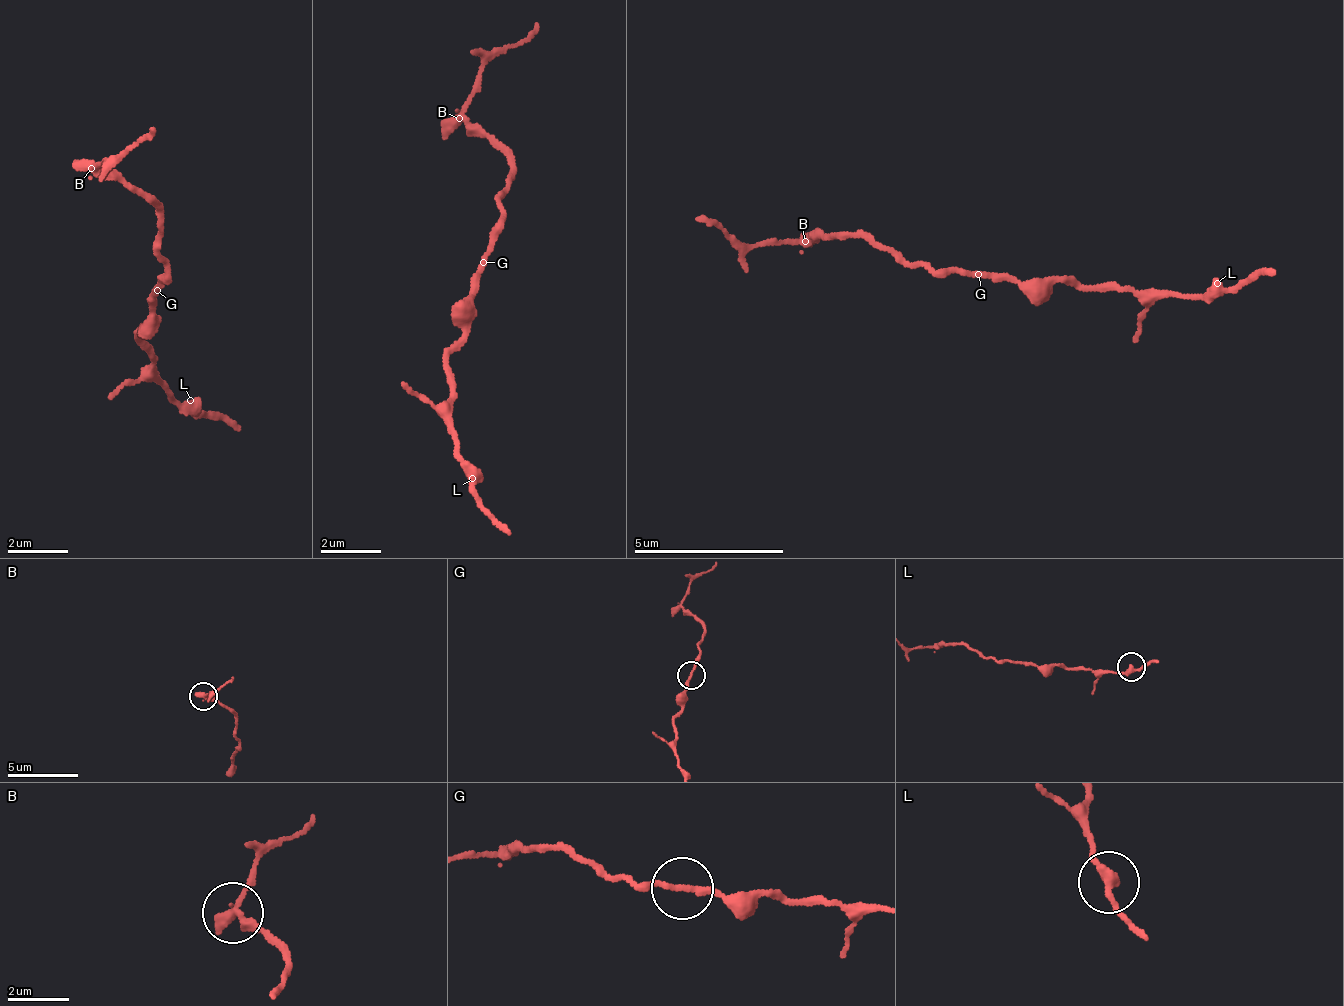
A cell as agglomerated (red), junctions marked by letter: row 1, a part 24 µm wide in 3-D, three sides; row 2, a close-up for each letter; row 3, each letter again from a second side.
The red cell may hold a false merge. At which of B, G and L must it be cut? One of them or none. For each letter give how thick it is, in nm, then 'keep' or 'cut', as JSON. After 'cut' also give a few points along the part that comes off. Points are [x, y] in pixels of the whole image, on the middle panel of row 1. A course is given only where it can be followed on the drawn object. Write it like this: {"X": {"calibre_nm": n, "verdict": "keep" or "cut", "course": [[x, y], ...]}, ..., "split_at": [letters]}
{"B": {"calibre_nm": 320, "verdict": "cut", "course": [[457, 119], [477, 73], [538, 23]]}, "G": {"calibre_nm": 190, "verdict": "keep"}, "L": {"calibre_nm": 280, "verdict": "keep"}, "split_at": ["B"]}

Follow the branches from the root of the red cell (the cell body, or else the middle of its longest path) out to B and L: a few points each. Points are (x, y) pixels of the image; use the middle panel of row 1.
B: (483, 255), (491, 248), (491, 227), (499, 222), (499, 194), (509, 186), (512, 163), (491, 139), (457, 119)
L: (483, 255), (483, 269), (475, 274), (475, 316), (445, 353), (456, 462), (472, 478)

